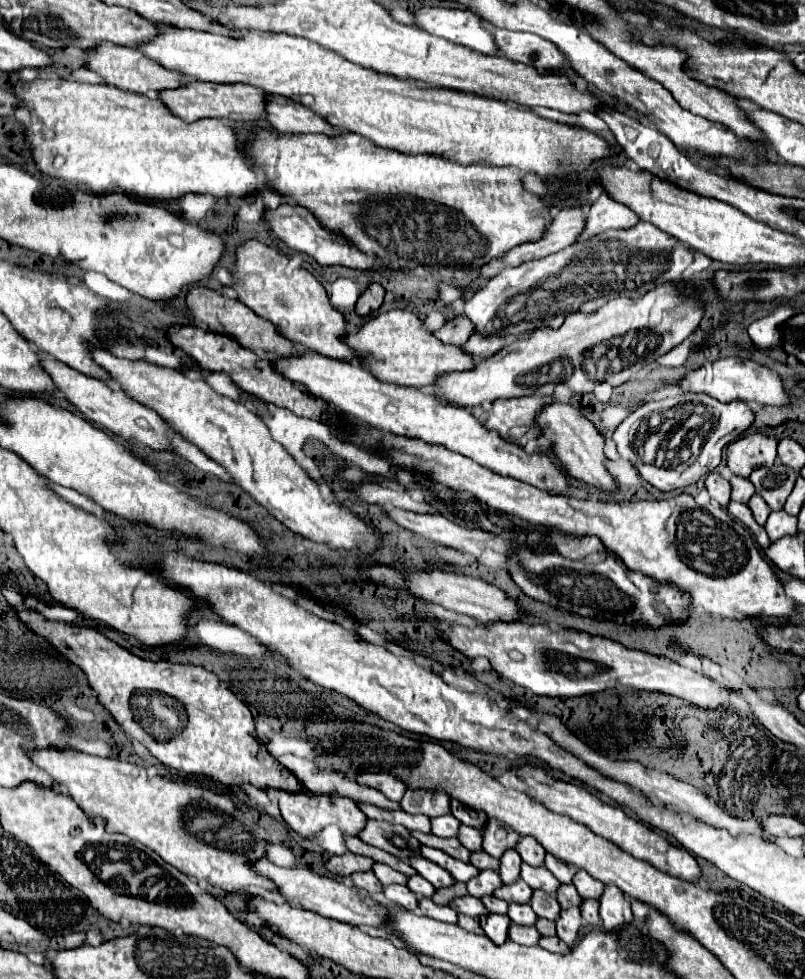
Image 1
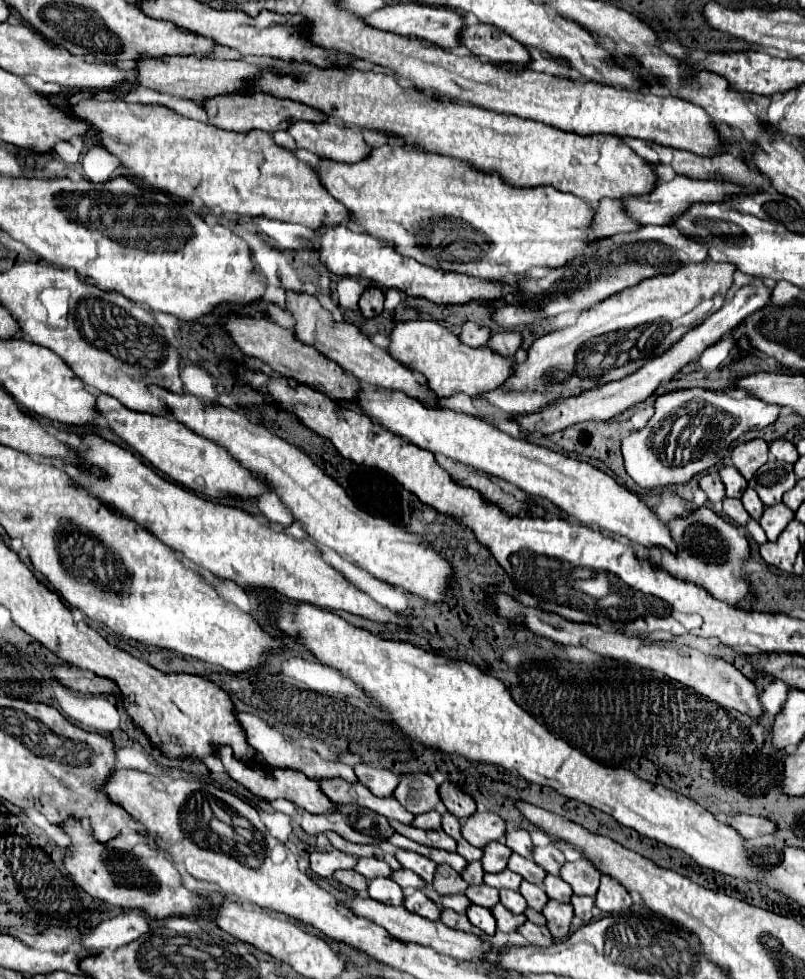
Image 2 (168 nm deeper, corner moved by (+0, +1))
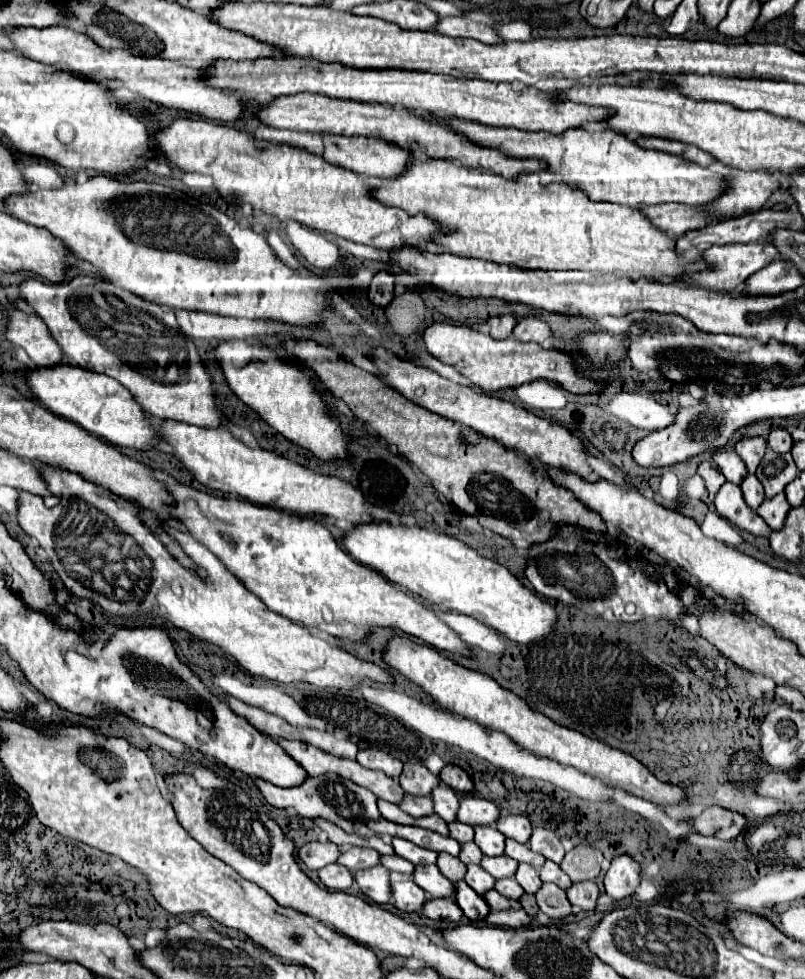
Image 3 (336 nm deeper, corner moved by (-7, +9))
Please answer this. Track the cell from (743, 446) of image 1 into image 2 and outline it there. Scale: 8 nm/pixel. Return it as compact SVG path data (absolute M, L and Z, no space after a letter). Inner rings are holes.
M753 439L739 443L731 453L731 463L739 469L739 473L745 479L751 479L755 471L767 461L769 455L769 443L763 439Z

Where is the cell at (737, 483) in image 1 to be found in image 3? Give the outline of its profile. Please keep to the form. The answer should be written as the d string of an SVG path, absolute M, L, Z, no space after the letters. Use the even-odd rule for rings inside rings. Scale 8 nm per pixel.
M716 451L712 455L712 459L720 467L720 471L724 473L724 477L730 483L734 483L734 485L740 485L742 479L748 475L744 461L734 451Z

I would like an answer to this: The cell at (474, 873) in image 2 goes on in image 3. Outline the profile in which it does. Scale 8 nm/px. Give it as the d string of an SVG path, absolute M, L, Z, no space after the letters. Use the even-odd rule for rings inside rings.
M464 843L462 849L460 849L458 859L460 859L462 863L480 863L482 851L476 847L476 843Z

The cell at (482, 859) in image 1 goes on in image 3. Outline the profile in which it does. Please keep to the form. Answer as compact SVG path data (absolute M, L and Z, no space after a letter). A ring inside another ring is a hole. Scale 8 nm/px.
M460 821L448 823L448 831L450 831L450 837L456 839L458 843L468 843L468 841L472 841L472 837L474 837L472 827L470 827L470 825L464 825L464 823L460 823Z

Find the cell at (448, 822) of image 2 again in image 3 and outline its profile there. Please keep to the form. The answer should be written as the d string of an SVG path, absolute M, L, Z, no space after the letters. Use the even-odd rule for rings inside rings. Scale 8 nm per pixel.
M438 785L436 791L432 791L432 799L434 799L434 811L446 819L446 823L452 823L456 819L456 813L458 813L458 797L456 793L448 787L448 785Z

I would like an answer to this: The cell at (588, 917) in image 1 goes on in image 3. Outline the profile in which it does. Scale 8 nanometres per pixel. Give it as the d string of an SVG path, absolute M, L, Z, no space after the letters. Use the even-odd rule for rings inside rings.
M580 881L580 883L572 883L566 889L568 901L584 911L592 911L596 907L596 899L598 899L598 885L594 881Z

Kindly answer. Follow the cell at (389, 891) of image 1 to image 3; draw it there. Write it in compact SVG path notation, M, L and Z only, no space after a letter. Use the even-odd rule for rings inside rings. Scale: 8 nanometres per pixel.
M382 865L354 871L354 881L358 883L360 891L370 897L374 903L388 903L390 901L390 879L388 869Z

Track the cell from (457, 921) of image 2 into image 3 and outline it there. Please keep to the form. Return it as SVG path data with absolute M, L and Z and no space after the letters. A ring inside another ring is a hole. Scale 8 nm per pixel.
M428 899L422 907L422 913L432 921L448 921L448 923L456 923L464 915L454 899Z

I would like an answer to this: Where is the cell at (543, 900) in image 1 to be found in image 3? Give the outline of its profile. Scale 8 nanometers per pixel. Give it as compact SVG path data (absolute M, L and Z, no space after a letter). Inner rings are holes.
M520 863L514 877L516 877L516 881L520 883L520 887L522 887L526 893L536 893L536 891L540 889L540 885L542 885L536 869L530 867L528 863Z

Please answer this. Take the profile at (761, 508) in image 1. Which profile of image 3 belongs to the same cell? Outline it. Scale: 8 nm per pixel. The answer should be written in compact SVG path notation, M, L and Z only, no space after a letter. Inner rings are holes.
M746 475L746 479L740 483L740 489L742 489L744 501L748 503L748 507L750 507L750 509L758 509L760 503L764 501L762 483L760 483L754 475Z

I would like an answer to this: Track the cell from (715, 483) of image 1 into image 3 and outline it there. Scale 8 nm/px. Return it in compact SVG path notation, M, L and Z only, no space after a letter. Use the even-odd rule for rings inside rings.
M704 459L698 467L698 475L704 479L706 489L710 495L716 495L716 491L722 487L722 483L726 481L726 477L720 473L718 465L712 459Z

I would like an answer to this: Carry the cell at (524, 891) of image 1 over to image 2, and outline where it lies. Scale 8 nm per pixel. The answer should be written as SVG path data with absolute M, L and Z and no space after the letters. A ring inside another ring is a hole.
M505 869L501 873L495 873L495 875L485 873L485 883L489 887L495 887L495 889L515 889L515 891L519 891L521 881L523 881L523 877L513 873L513 871L509 871L509 869Z

